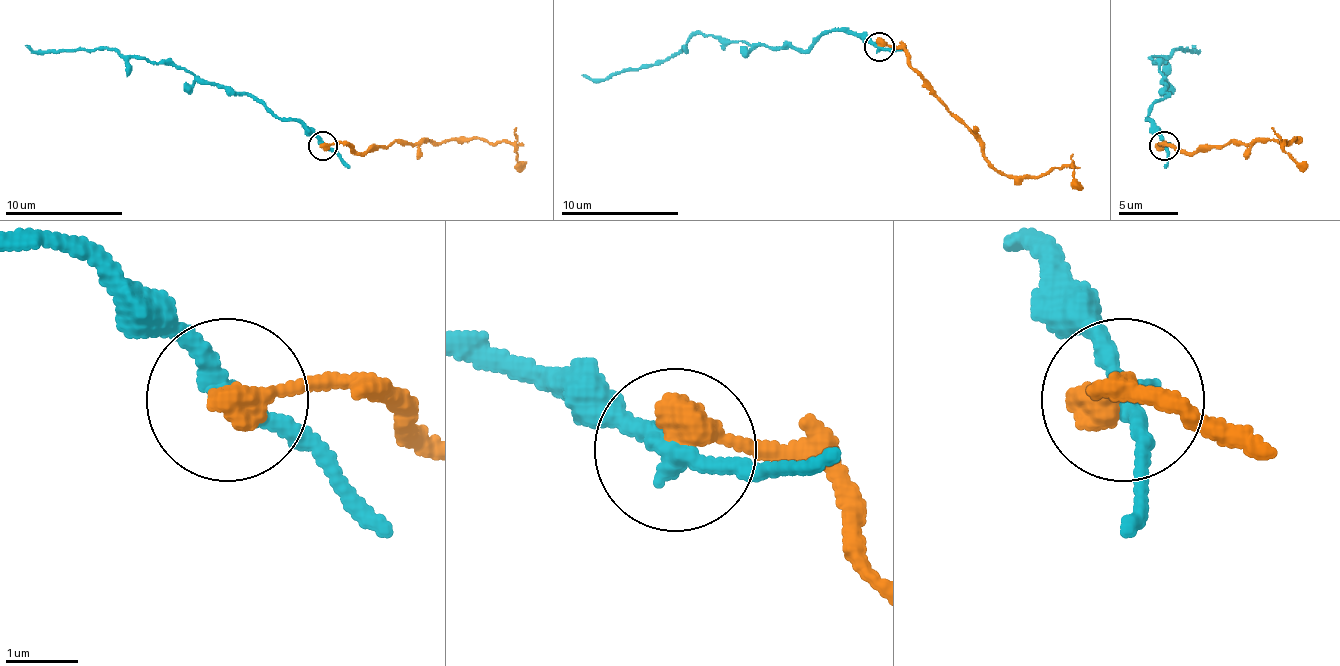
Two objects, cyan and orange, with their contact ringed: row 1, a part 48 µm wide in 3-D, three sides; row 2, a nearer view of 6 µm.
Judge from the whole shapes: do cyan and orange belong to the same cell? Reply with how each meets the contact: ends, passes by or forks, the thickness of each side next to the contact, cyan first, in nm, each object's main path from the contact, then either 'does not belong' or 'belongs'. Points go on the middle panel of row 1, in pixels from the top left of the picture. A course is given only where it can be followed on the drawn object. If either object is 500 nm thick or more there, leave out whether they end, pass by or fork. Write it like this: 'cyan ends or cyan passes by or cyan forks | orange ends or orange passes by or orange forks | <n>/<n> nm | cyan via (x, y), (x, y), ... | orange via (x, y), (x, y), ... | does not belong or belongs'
cyan passes by | orange ends | 280/440 nm | cyan via (880, 47), (850, 30), (827, 30), (806, 50), (700, 33), (653, 65), (624, 68), (603, 80), (582, 74) | orange via (880, 44), (903, 50), (924, 86), (951, 112), (998, 171), (1039, 177), (1068, 165), (1083, 189) | does not belong

